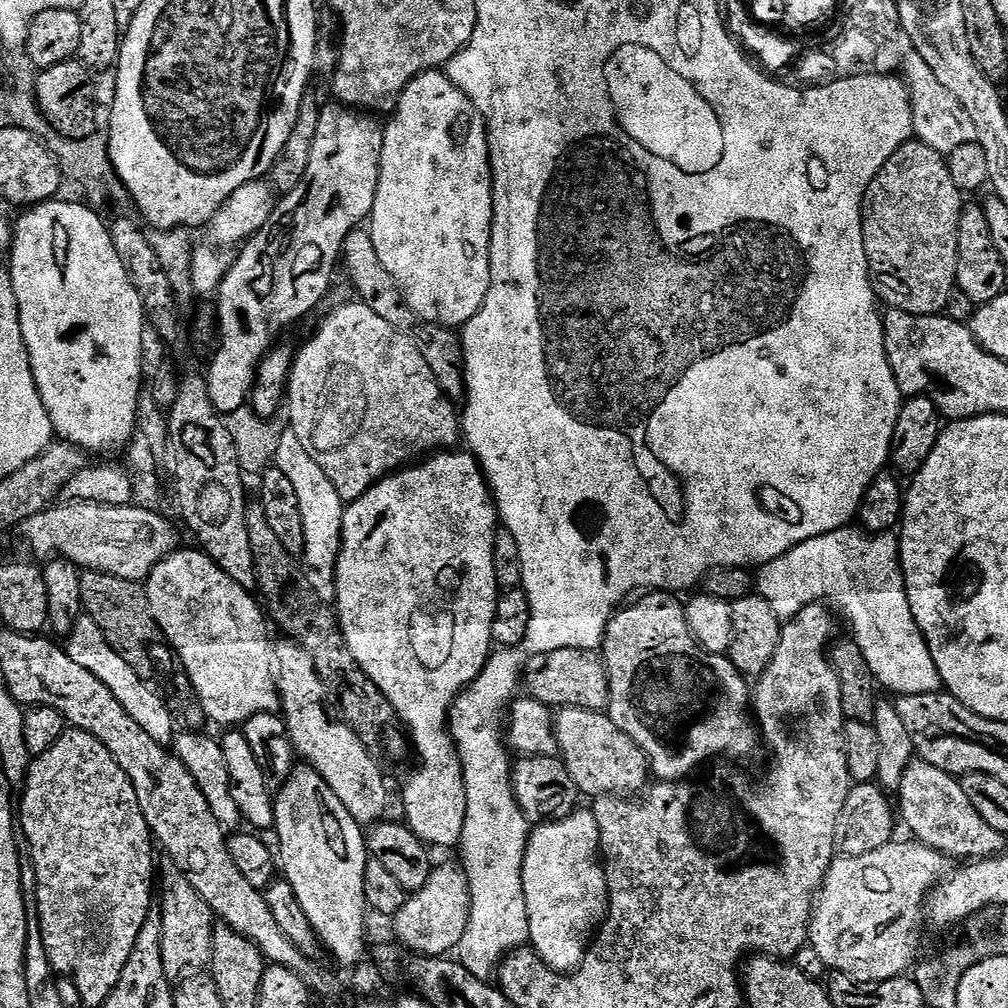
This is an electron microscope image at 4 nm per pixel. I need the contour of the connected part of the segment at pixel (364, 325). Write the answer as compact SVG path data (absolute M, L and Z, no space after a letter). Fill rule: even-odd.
M359 302L351 303L334 309L321 322L320 329L305 342L304 349L295 353L292 372L288 375L286 385L286 412L288 408L286 420L290 425L290 431L296 435L298 442L302 442L306 454L310 454L310 458L314 458L314 462L318 462L318 466L322 466L326 478L330 478L330 482L334 482L334 490L338 490L338 494L346 502L362 498L362 494L366 494L366 490L373 488L385 476L398 472L401 468L411 465L429 454L455 449L462 436L462 424L458 419L457 409L456 412L452 409L455 408L453 401L449 400L438 386L430 366L426 366L426 358L422 358L422 354L418 354L418 346L414 346L414 342L409 336L402 334L394 326L390 326L390 322L378 318L378 314L374 314L374 310L370 310L370 306Z

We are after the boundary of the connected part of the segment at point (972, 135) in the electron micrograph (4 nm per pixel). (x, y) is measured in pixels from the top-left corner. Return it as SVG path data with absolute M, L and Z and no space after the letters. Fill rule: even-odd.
M915 48L913 52L906 52L904 62L895 66L890 66L890 70L899 73L905 86L908 88L908 97L912 107L912 131L915 139L921 144L930 146L930 150L938 150L942 153L950 153L958 150L958 146L976 143L976 131L974 121L970 119L970 114L962 110L962 105L938 78L934 78L934 70L922 62L922 54L918 54Z

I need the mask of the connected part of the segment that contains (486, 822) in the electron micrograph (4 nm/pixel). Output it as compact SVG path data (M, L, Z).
M500 648L493 651L489 655L486 666L478 674L478 678L472 684L469 684L448 711L448 727L452 734L452 740L456 743L456 752L460 755L460 765L464 771L464 782L466 784L466 814L464 815L464 825L462 826L462 838L460 839L460 847L458 849L459 863L464 869L464 876L468 879L468 893L470 893L470 902L472 909L470 910L470 922L466 926L466 934L462 934L462 942L458 949L458 959L462 966L466 966L466 970L470 970L470 974L474 974L474 978L482 978L491 981L497 975L501 960L508 953L513 952L515 948L523 948L529 943L528 938L528 915L526 914L526 894L522 890L522 866L526 863L526 857L530 852L530 822L522 814L522 810L516 801L516 795L512 789L512 766L513 761L508 760L510 757L510 748L506 743L505 733L502 731L502 725L505 723L506 706L511 705L512 701L517 699L518 691L522 684L522 673L526 667L526 656L523 656L520 648Z

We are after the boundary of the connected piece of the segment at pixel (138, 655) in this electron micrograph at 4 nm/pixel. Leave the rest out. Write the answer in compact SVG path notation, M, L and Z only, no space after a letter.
M81 571L81 602L83 611L94 622L98 622L98 630L106 634L106 642L114 646L122 659L137 672L141 678L151 681L152 664L160 676L168 676L172 672L174 653L167 643L159 642L152 648L152 632L156 628L156 620L148 605L148 589L143 583L126 578L118 578L101 572Z

